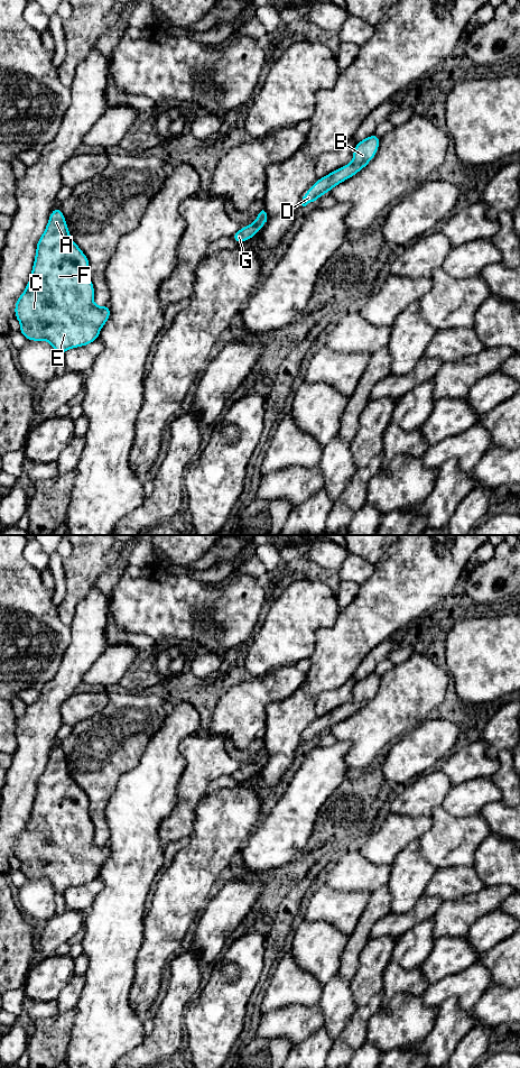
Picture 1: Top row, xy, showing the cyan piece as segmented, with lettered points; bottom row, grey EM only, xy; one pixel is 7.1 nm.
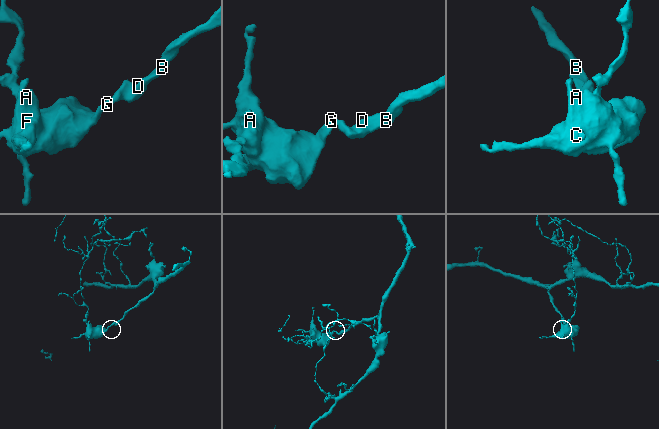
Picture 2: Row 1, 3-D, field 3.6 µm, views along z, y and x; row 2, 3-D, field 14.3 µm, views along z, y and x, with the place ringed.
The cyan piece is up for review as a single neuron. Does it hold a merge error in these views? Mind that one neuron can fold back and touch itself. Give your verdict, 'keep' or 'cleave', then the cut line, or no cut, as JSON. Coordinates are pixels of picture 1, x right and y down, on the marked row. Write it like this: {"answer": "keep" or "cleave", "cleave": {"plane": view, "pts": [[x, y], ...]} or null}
{"answer": "keep", "cleave": null}

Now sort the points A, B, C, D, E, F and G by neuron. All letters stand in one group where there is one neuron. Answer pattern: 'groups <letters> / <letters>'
groups A B C D E F G

